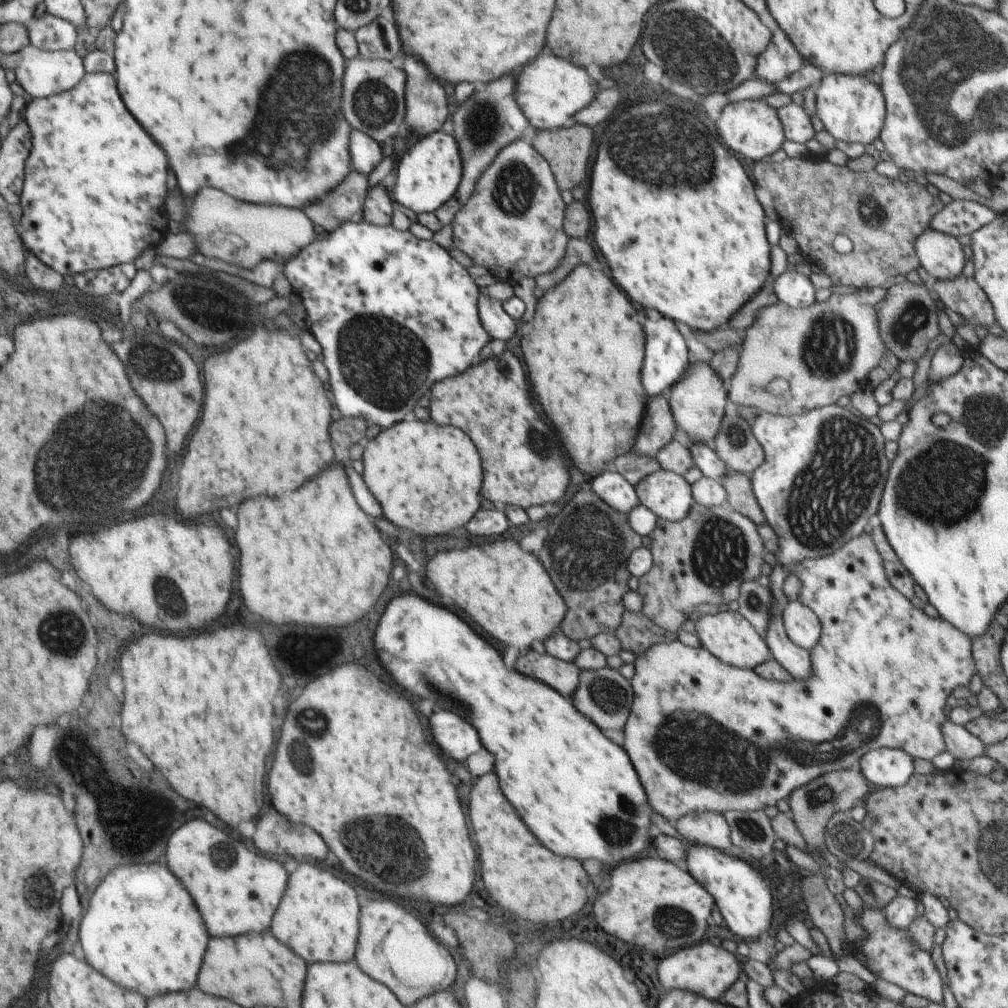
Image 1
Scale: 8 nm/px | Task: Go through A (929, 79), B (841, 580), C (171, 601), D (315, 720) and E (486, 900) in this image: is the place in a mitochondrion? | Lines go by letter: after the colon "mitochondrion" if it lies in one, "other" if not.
A: mitochondrion
B: other
C: mitochondrion
D: mitochondrion
E: other

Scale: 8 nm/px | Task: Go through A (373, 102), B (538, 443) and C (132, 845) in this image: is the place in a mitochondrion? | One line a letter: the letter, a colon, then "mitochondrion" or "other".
A: mitochondrion
B: mitochondrion
C: other

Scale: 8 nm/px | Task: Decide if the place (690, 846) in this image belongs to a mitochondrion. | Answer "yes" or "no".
no

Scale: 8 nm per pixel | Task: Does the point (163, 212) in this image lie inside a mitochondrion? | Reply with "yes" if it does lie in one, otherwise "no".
no

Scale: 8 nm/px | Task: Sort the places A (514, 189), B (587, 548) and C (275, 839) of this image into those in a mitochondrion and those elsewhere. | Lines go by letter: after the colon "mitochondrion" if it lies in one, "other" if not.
A: mitochondrion
B: mitochondrion
C: other

